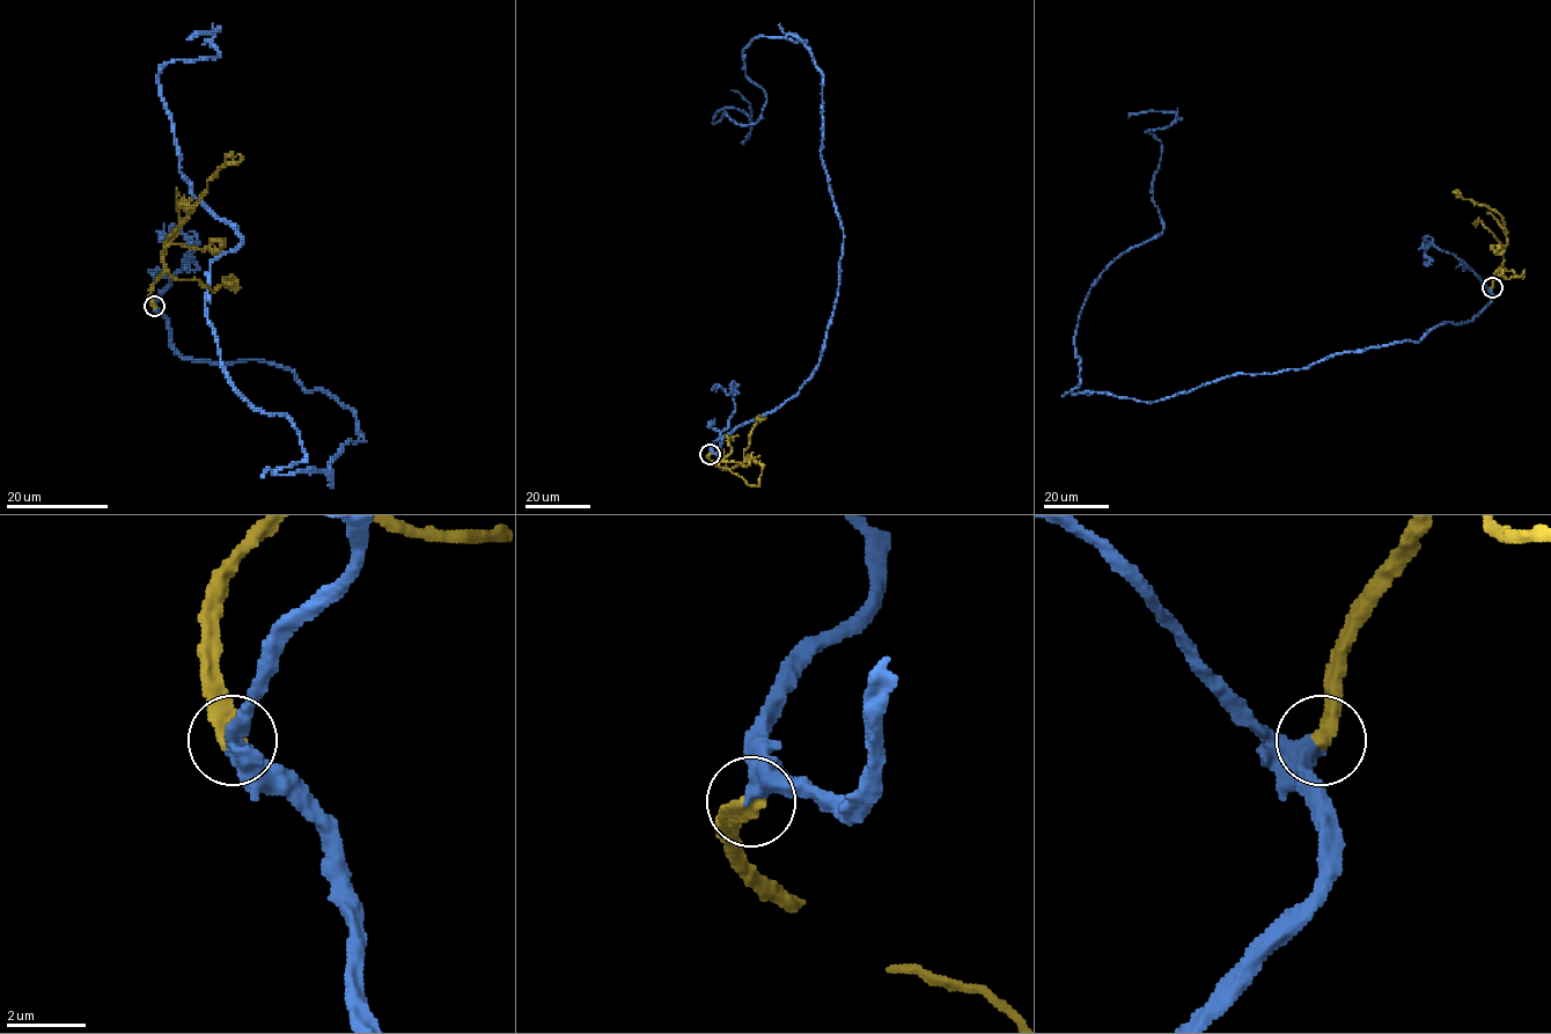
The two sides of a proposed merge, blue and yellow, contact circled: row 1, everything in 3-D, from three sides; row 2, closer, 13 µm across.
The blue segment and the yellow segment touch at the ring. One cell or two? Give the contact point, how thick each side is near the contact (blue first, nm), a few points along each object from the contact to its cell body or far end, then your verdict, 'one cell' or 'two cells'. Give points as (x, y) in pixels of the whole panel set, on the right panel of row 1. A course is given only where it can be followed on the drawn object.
place (1492, 287); calibres 550 and 460 nm; course blue (1491, 287), (1418, 342), (1151, 402), (1073, 395), (1089, 290), (1163, 228), (1145, 131), (1176, 115), (1129, 117); course yellow (1491, 287), (1502, 264), (1507, 242), (1504, 219), (1484, 204), (1458, 197), (1456, 191); one cell

